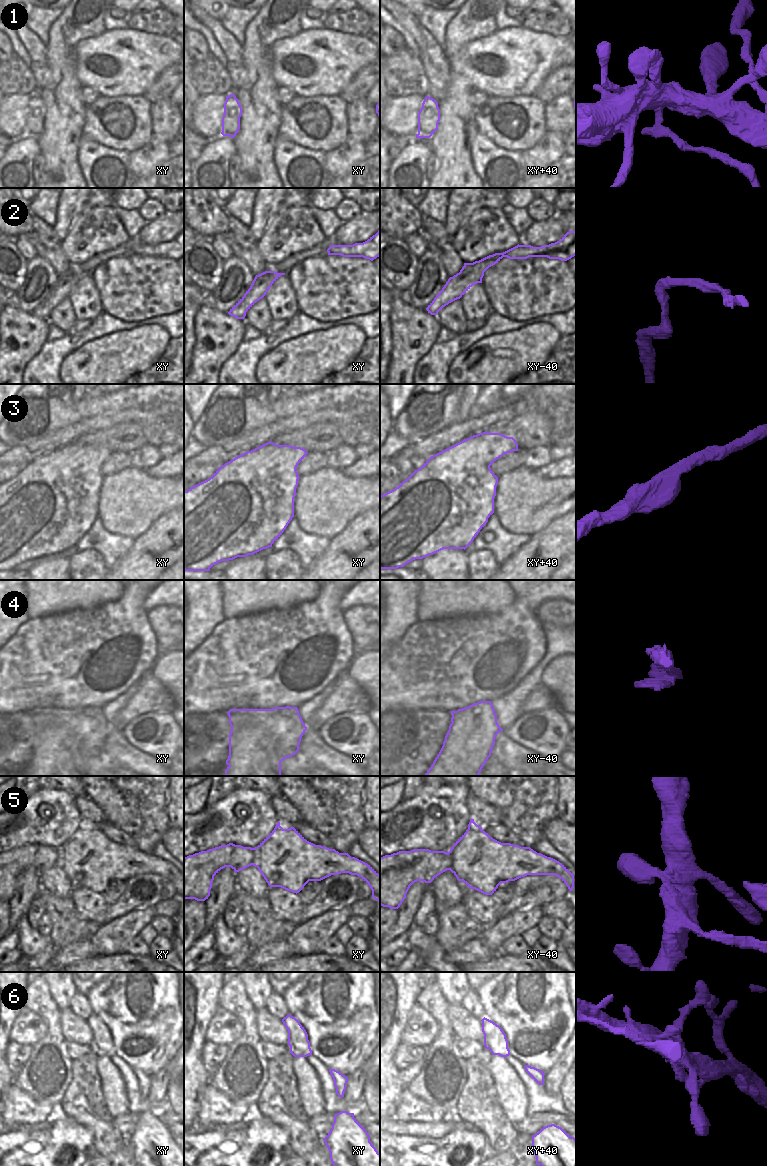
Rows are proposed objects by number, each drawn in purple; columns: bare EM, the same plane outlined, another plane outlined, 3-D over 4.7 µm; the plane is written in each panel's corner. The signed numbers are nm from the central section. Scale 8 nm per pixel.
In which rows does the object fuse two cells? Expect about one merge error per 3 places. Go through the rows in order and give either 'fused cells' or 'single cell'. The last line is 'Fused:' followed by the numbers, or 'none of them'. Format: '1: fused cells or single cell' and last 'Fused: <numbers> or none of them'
1: single cell
2: single cell
3: single cell
4: fused cells
5: single cell
6: single cell
Fused: 4

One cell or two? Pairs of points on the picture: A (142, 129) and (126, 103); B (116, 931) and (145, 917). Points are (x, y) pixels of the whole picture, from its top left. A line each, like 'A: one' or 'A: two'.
A: one
B: one

